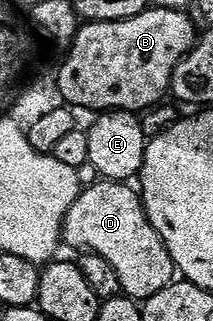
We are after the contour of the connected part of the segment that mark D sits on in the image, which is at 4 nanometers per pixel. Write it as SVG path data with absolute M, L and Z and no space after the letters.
M100 181L92 187L82 188L77 201L73 201L63 222L62 242L66 246L68 243L71 247L80 247L78 249L80 252L105 257L105 261L109 261L109 265L113 265L117 277L121 277L123 294L129 299L145 301L149 297L161 293L161 289L165 289L170 283L176 282L177 268L173 257L163 244L163 239L157 233L157 229L153 229L153 225L147 220L147 210L143 208L140 192L136 188L134 191L127 183Z

